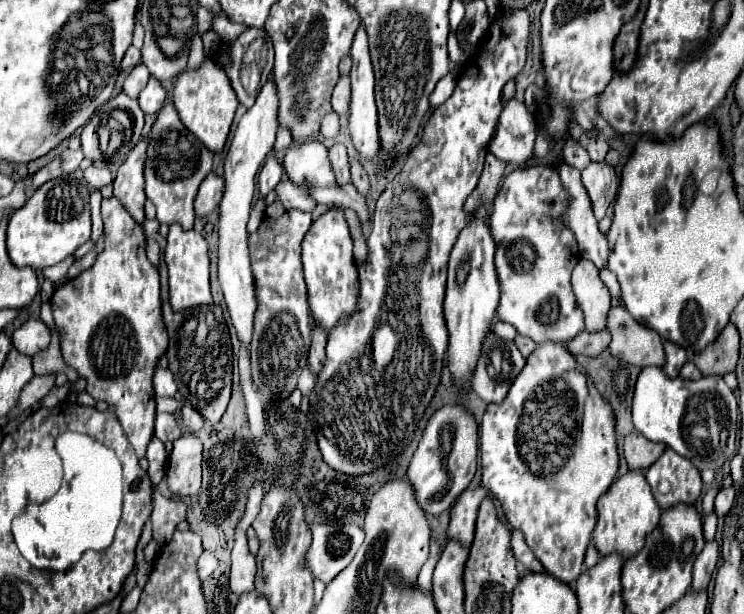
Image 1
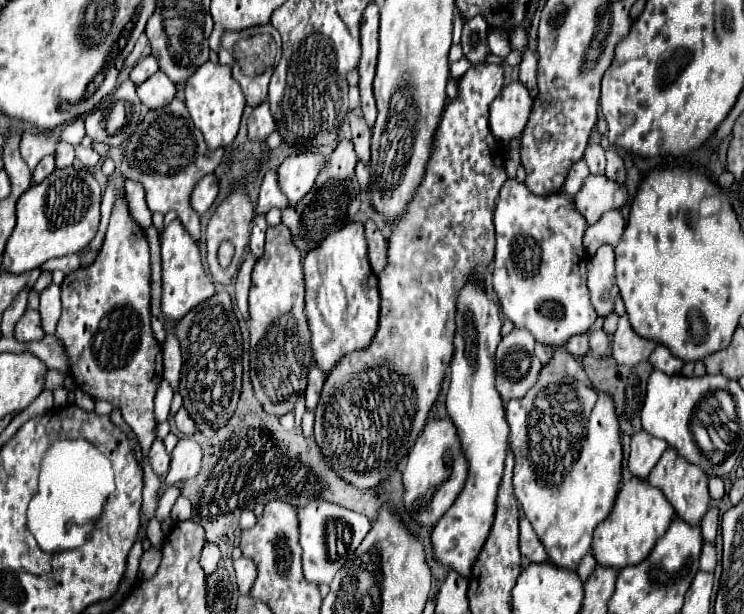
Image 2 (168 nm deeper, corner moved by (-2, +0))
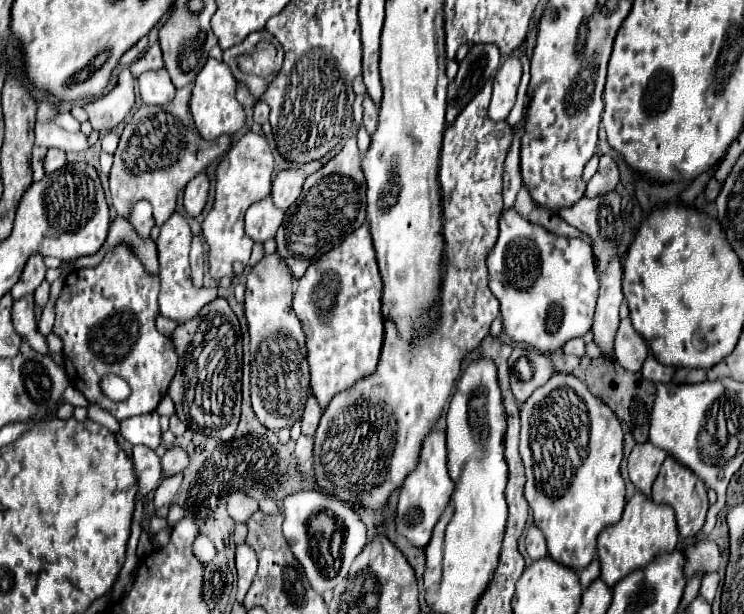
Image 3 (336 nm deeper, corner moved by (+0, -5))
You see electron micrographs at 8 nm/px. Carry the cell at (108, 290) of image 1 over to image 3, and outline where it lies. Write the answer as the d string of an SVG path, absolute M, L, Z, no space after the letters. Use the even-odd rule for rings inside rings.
M119 243L113 251L105 255L105 259L93 269L75 269L69 273L63 285L63 293L55 305L55 327L53 331L63 341L63 365L71 385L75 385L89 403L99 405L109 411L115 419L123 421L135 415L145 415L155 411L159 401L163 399L175 371L177 371L177 353L169 337L161 335L155 329L155 317L159 313L157 307L159 293L159 277L149 275L133 249L127 243ZM107 373L115 373L125 379L131 387L131 395L123 403L109 401L105 395L99 395L99 379Z

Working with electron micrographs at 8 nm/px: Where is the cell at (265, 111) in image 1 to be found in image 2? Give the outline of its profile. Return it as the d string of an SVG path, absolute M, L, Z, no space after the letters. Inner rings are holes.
M269 102L259 104L251 112L247 124L249 124L249 138L251 140L265 140L271 132L275 132L275 122L269 112Z

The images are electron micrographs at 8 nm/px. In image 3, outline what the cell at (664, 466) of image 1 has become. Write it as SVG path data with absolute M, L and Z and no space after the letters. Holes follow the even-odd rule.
M667 457L663 461L663 467L661 467L655 483L653 483L651 499L655 503L667 503L667 505L671 505L675 509L677 527L679 527L679 533L681 533L683 539L693 539L701 531L701 527L705 523L707 509L709 509L707 487L705 487L705 483L689 467L683 467L673 457Z

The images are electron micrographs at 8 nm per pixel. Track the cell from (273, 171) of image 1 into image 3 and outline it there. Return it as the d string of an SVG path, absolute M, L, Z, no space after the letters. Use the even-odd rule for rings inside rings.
M271 197L261 199L259 203L253 203L245 213L245 231L253 241L267 241L273 237L283 223L285 211L275 207Z

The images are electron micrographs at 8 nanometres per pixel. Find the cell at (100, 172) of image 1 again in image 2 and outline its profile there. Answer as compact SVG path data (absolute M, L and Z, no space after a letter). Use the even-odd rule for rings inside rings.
M75 145L76 159L86 168L91 168L99 162L99 154L93 150L92 146Z

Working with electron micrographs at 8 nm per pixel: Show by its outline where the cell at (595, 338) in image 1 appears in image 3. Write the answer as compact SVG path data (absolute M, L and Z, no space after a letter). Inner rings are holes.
M571 339L571 341L567 341L567 345L563 347L563 351L565 351L567 355L583 357L583 355L585 355L585 343L583 343L583 339Z

